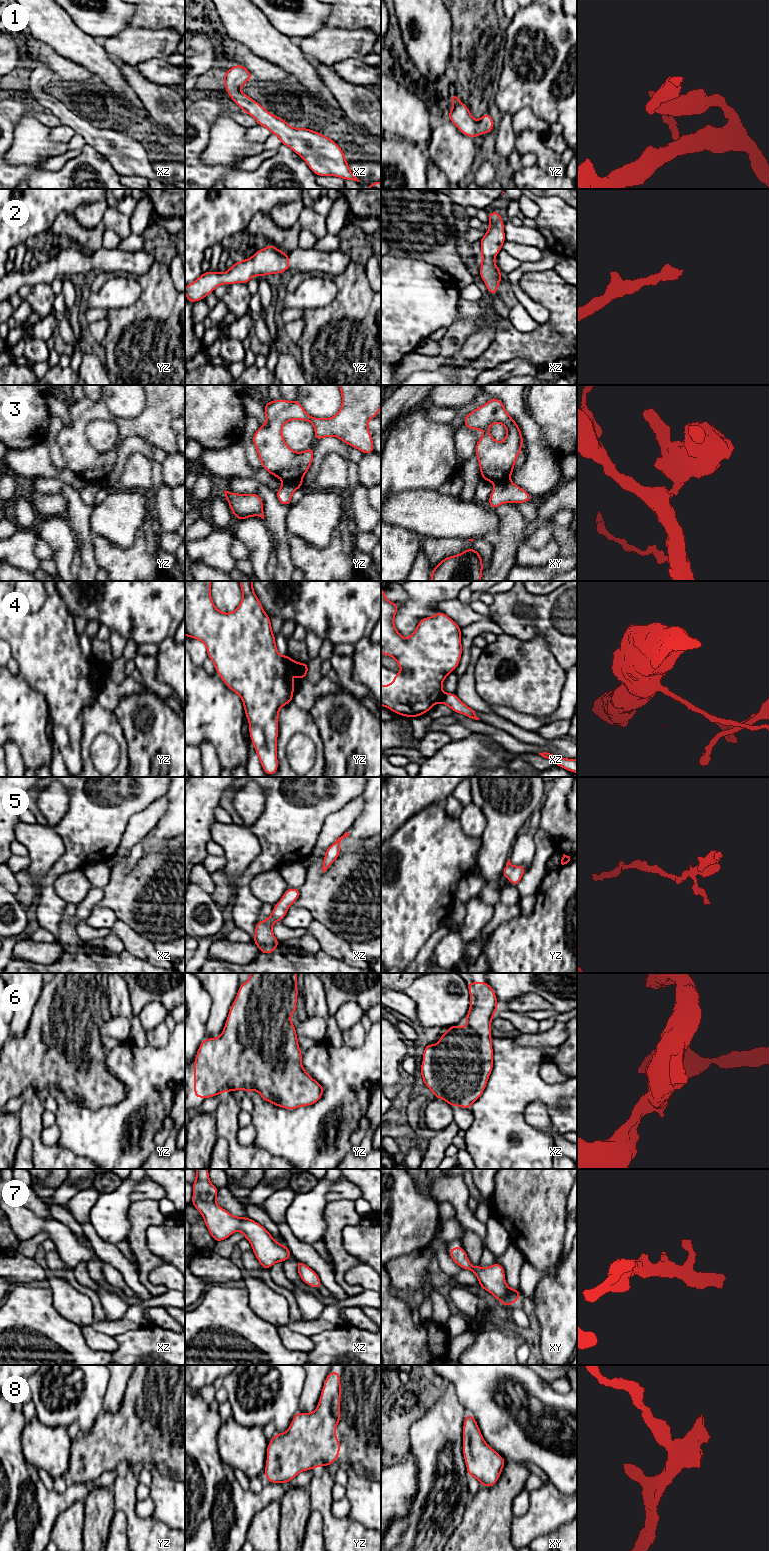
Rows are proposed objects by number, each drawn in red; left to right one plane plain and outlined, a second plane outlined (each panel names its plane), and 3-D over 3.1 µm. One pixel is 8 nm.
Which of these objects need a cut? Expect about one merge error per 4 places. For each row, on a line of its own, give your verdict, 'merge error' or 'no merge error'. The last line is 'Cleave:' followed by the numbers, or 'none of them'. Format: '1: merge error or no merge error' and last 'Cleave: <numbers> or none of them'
1: no merge error
2: no merge error
3: merge error
4: merge error
5: no merge error
6: no merge error
7: no merge error
8: no merge error
Cleave: 3, 4

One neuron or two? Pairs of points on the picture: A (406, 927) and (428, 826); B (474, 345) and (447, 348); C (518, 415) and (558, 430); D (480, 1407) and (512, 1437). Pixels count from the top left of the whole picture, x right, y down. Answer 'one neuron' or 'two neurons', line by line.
A: one neuron
B: two neurons
C: two neurons
D: one neuron

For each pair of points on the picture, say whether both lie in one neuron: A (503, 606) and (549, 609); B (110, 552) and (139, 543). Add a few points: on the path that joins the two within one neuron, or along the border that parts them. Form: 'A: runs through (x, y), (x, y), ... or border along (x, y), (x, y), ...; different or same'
A: runs through (514, 599), (529, 599), (538, 603); same
B: runs through (117, 552), (130, 552), (132, 550); same

